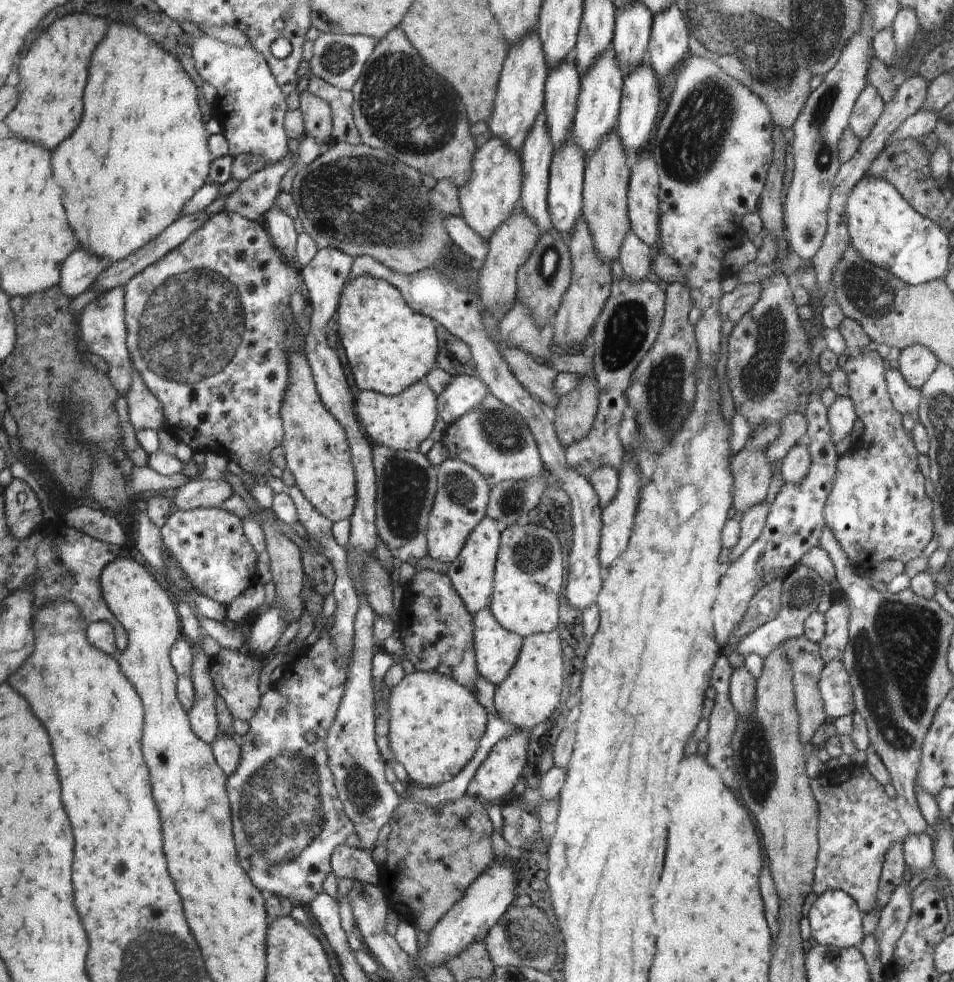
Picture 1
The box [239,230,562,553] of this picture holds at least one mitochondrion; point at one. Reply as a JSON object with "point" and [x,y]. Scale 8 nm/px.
{"point":[404,482]}

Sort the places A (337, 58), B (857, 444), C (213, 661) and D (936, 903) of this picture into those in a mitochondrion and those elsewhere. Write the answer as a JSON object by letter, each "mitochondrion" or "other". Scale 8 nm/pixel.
{"A":"mitochondrion","B":"other","C":"other","D":"other"}

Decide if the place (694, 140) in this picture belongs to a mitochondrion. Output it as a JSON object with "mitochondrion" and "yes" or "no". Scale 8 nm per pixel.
{"mitochondrion":"yes"}

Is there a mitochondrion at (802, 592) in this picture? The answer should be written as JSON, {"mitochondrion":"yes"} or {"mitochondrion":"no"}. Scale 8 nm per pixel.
{"mitochondrion":"yes"}

